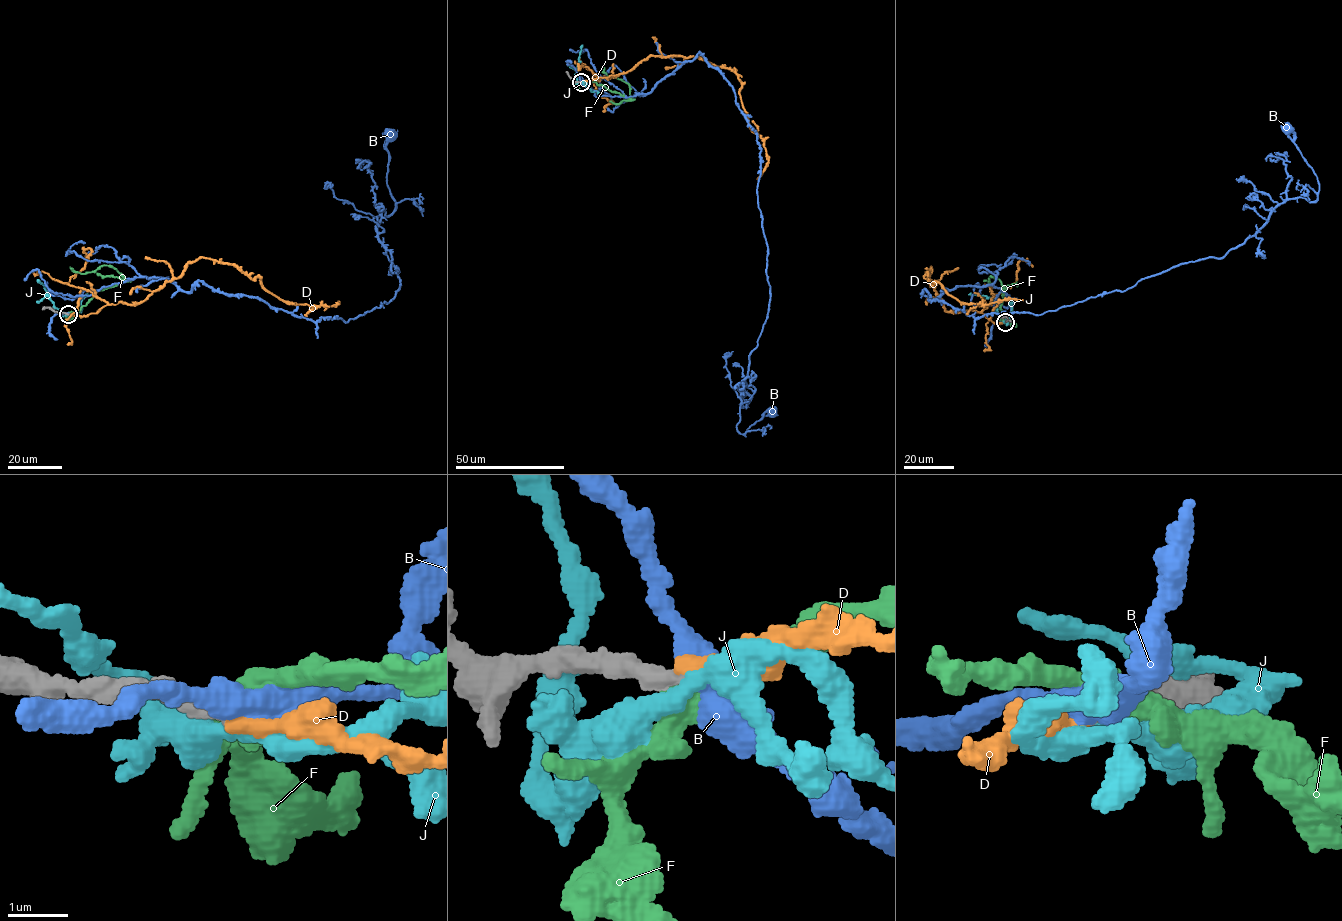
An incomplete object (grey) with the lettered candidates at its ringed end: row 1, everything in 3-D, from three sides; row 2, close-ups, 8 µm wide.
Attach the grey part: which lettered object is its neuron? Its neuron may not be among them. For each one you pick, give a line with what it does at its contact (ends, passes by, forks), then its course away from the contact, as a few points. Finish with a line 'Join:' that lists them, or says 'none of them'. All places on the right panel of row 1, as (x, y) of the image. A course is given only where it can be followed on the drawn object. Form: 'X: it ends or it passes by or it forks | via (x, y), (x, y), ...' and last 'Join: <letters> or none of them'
D: it ends | via (1006, 322), (944, 310), (930, 267), (926, 272), (931, 284), (963, 304), (1028, 301)
Join: D

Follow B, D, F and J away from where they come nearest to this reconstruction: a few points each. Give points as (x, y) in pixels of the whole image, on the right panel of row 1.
B: (1006, 322), (1016, 299), (992, 285), (922, 293), (1042, 314), (1221, 258), (1317, 198), (1286, 128)
D: (1006, 322), (944, 310), (930, 267), (926, 272), (931, 284), (963, 304), (1028, 301)
F: (1006, 321), (999, 318), (1004, 287), (998, 279), (990, 276), (991, 284), (983, 281)
J: (1006, 322), (1012, 319), (1001, 316), (997, 304), (990, 297), (968, 294)

